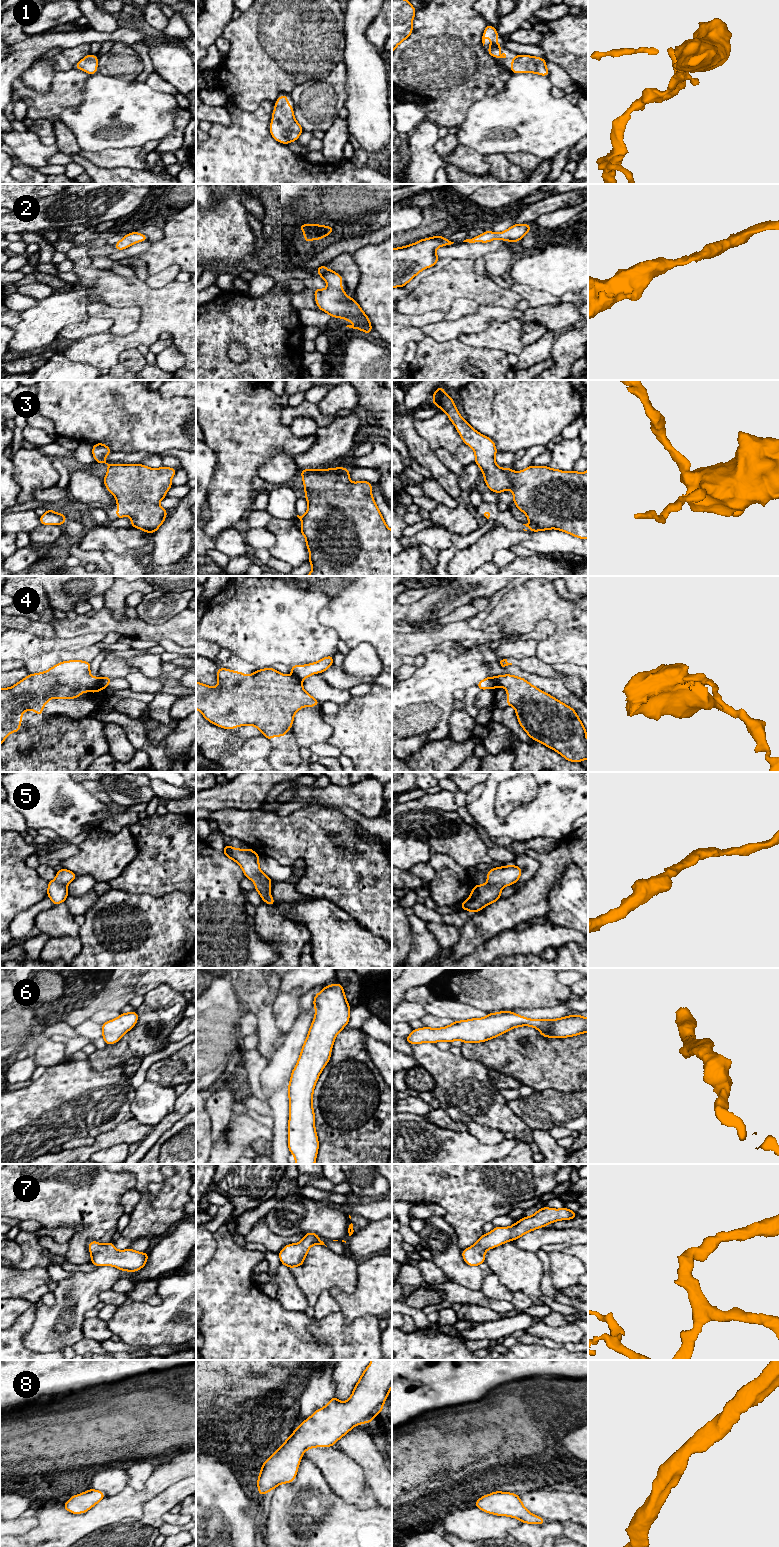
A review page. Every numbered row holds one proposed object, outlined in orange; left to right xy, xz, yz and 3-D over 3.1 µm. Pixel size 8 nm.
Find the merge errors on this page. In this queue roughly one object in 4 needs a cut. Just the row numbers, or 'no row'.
4

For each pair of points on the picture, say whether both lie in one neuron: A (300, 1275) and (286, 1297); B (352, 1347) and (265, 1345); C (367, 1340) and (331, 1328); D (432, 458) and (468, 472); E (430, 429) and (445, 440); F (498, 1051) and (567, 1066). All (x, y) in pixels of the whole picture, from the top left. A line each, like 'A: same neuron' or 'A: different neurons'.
A: different neurons
B: different neurons
C: same neuron
D: different neurons
E: same neuron
F: same neuron

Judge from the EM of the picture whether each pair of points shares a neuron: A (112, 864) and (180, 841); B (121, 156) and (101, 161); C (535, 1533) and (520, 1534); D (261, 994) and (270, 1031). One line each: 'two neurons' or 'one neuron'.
A: two neurons
B: one neuron
C: one neuron
D: one neuron

